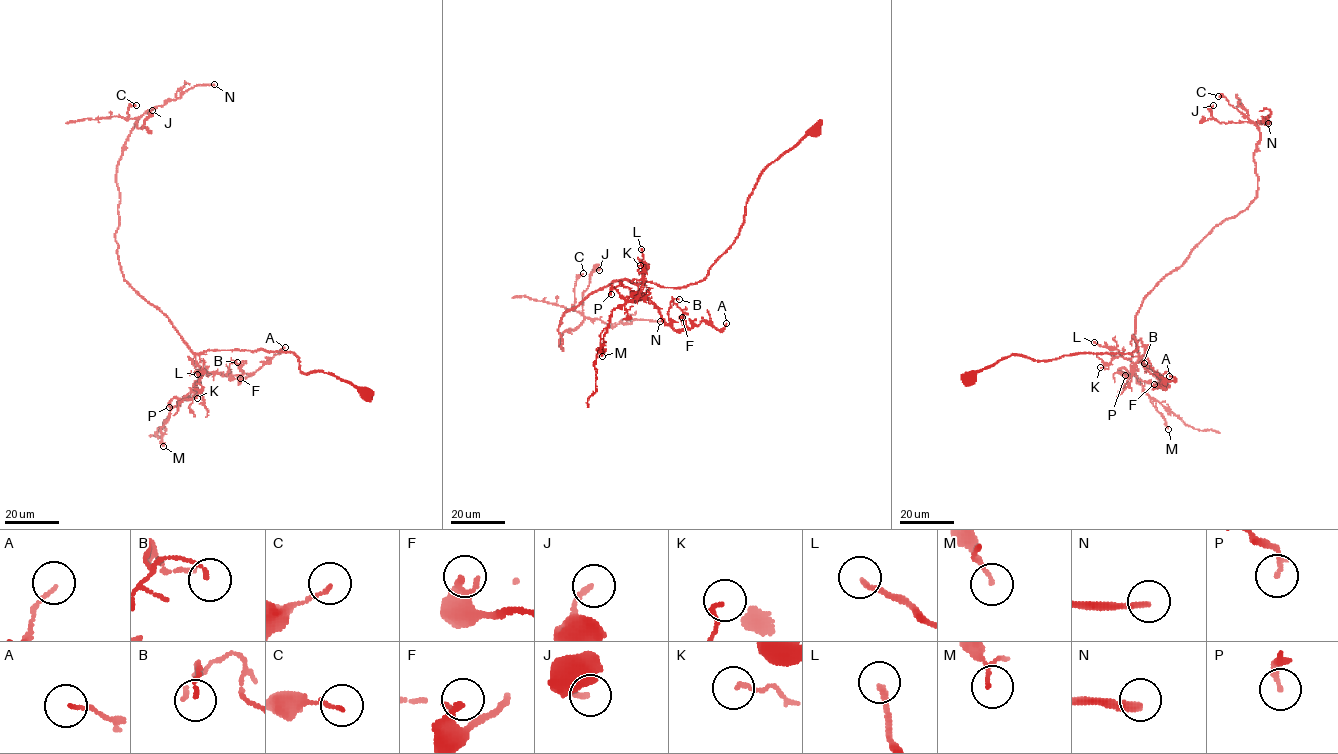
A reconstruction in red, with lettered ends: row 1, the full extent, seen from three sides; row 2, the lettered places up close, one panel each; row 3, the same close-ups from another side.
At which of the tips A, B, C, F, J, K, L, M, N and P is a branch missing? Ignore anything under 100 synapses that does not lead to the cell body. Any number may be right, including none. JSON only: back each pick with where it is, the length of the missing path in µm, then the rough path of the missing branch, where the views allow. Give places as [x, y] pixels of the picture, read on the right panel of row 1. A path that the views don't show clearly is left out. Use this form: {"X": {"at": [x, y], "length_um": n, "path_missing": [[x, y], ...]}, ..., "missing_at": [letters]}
{"N": {"at": [1268, 123], "length_um": 110, "path_missing": [[1268, 123], [1273, 133], [1258, 145], [1215, 156], [1196, 148], [1194, 153], [1192, 133], [1175, 110]]}, "missing_at": ["N"]}

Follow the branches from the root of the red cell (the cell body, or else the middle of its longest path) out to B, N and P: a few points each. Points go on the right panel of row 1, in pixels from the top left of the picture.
B: (969, 377), (1014, 354), (1043, 361), (1131, 353), (1132, 335), (1168, 387), (1144, 363)
N: (969, 377), (1014, 354), (1047, 361), (1136, 350), (1136, 313), (1156, 283), (1256, 196), (1256, 123), (1268, 123)
P: (969, 377), (1014, 354), (1043, 361), (1131, 353), (1132, 335), (1138, 362), (1125, 375)

